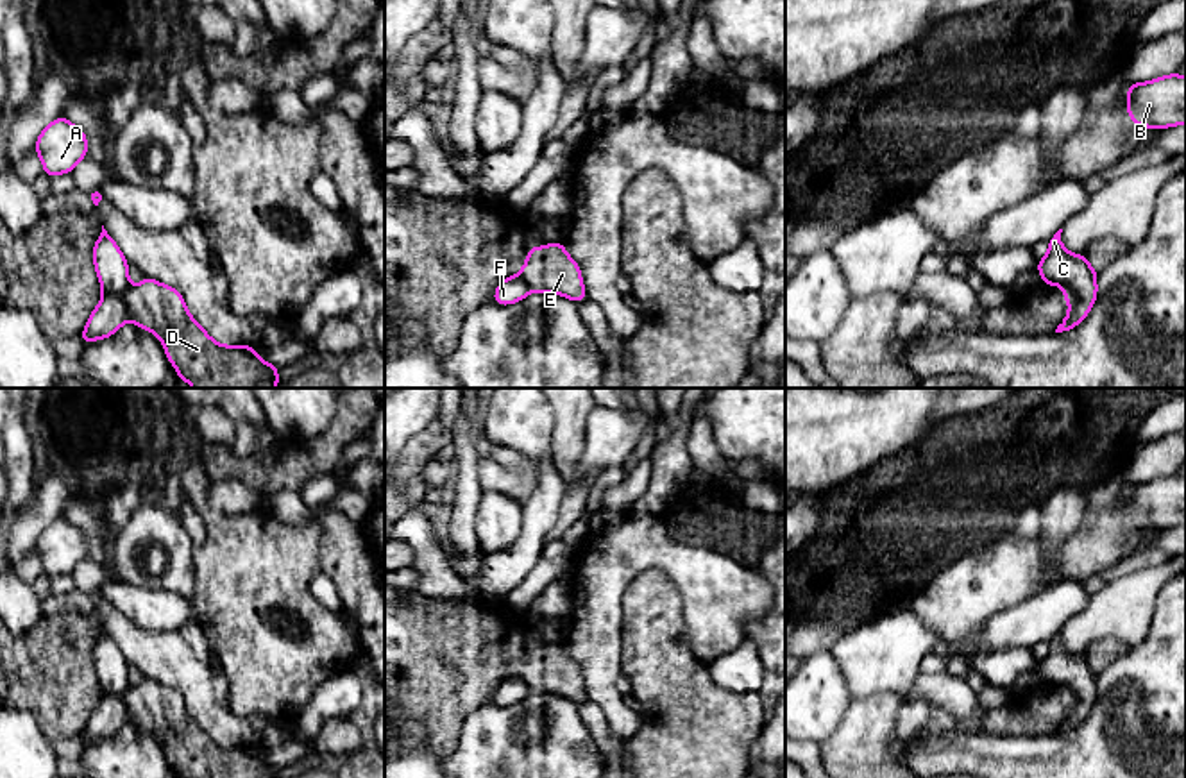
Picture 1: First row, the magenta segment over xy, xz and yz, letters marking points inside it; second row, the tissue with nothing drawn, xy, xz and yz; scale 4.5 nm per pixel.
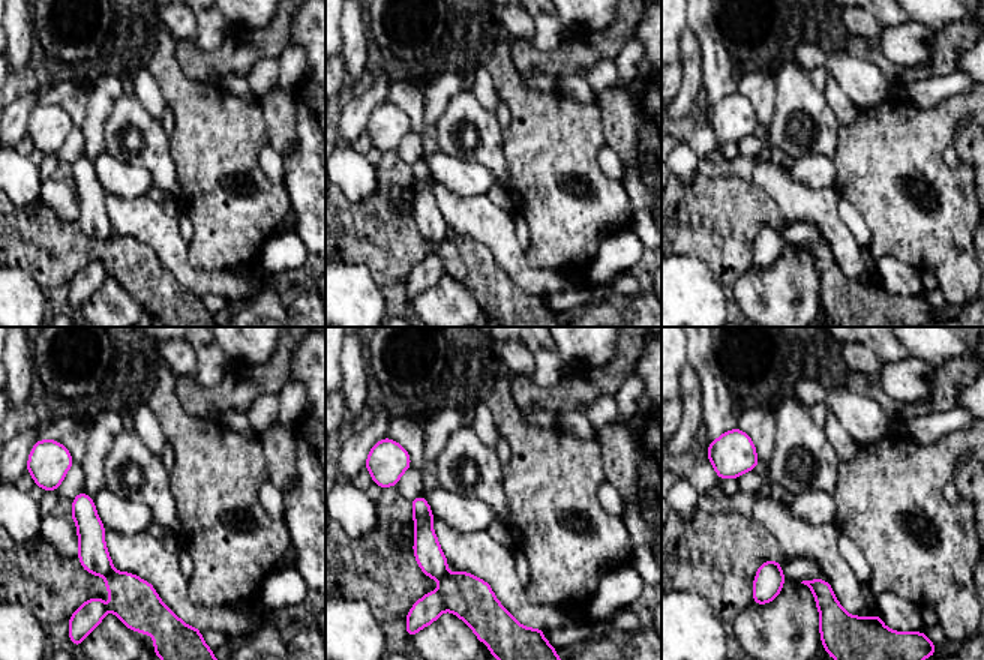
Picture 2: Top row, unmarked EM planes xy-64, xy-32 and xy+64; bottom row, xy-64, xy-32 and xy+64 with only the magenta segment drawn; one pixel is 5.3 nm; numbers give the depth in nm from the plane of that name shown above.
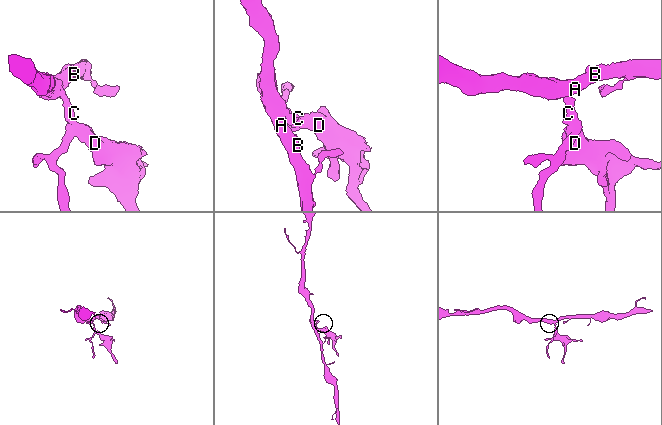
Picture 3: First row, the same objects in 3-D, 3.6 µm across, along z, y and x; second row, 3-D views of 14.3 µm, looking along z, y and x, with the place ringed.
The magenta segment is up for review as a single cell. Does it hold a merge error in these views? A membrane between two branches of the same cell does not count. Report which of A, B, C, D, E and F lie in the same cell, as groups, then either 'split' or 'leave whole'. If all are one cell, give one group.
A B C F / D E | split

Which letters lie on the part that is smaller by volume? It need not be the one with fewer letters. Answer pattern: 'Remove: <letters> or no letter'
Remove: D, E

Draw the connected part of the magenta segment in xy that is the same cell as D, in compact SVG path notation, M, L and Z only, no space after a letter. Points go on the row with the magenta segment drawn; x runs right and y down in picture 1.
M145 277L140 284L123 292L129 318L141 329L154 333L165 347L168 363L175 365L175 376L193 388L275 388L281 381L281 367L263 361L256 347L216 343L202 326L188 313L182 295L156 279Z

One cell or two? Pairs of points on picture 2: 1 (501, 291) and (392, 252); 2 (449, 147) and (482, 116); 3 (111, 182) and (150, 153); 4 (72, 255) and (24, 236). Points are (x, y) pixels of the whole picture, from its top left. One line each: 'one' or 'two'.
1: one
2: one
3: two
4: one

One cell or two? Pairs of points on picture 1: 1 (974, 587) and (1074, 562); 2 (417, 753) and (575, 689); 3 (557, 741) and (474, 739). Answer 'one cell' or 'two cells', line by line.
1: one cell
2: two cells
3: one cell

